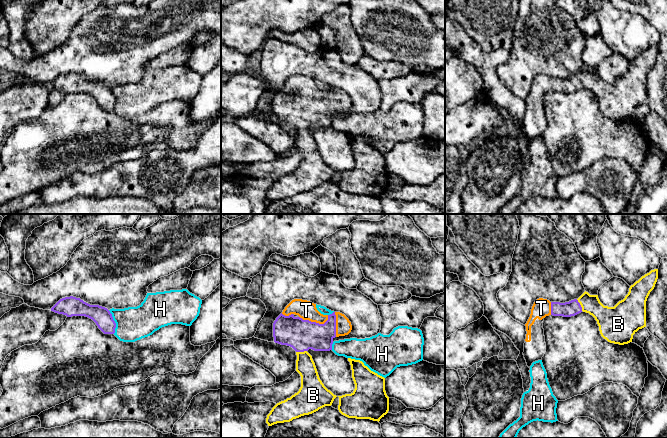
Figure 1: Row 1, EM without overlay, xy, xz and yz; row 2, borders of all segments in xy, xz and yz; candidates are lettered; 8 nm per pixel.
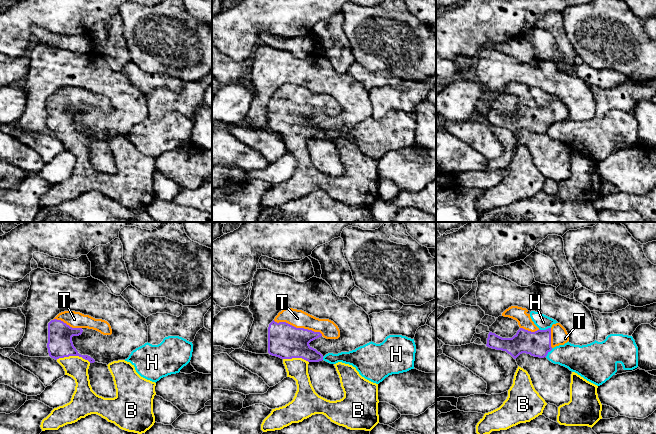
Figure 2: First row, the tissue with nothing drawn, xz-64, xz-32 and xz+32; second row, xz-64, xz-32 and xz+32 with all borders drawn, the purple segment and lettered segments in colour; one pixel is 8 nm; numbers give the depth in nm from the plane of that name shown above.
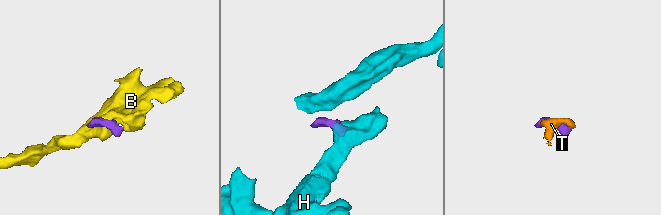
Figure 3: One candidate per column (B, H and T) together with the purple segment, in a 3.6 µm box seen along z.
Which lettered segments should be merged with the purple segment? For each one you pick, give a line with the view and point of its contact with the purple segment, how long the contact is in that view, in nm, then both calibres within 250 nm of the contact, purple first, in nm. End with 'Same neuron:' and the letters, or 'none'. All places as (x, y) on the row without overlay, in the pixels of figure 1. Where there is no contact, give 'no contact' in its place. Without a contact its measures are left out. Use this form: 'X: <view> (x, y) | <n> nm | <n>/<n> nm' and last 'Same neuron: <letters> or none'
B: yz (580, 81) | 110 nm | 120/190 nm
T: xz (314, 98) | 240 nm | 260/150 nm
Same neuron: B, T

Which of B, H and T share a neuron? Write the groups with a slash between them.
B T / H

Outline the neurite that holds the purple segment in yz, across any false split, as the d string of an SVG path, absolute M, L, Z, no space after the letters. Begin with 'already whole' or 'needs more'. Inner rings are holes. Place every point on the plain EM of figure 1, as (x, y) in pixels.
needs more | M658 45L651 46L642 52L638 57L630 62L628 70L619 77L614 83L604 82L598 71L590 71L584 68L578 75L569 78L550 78L547 75L537 75L531 85L530 93L525 100L526 115L524 119L524 134L527 142L530 144L533 138L541 136L546 128L546 119L543 105L543 97L546 92L563 92L571 93L579 89L586 88L592 91L599 102L601 112L610 119L624 121L632 118L633 111L639 106L646 103L646 77L650 68L654 65L658 55Z

